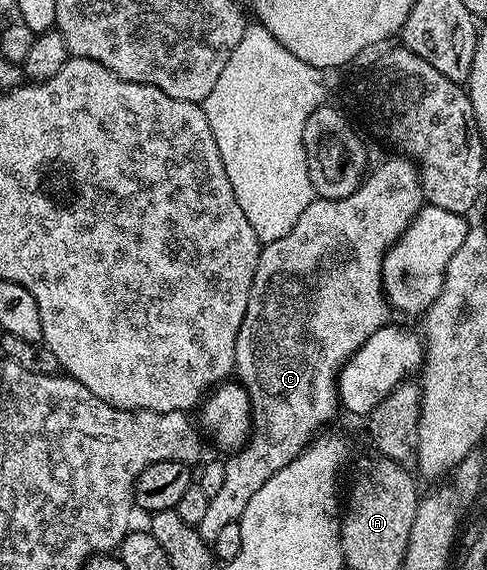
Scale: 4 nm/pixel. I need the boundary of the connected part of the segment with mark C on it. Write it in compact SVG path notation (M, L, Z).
M404 155L392 156L387 158L374 173L372 170L351 195L338 201L315 199L307 207L307 211L303 211L303 215L299 215L295 227L291 227L291 231L287 231L287 235L283 235L283 239L275 239L262 248L259 255L259 267L255 267L255 283L251 283L251 299L247 299L247 315L243 315L243 323L239 327L239 335L235 343L235 363L233 364L236 380L246 389L246 393L250 397L252 429L249 432L248 441L230 456L233 458L228 458L225 461L223 488L207 503L207 512L205 512L203 523L199 526L201 538L207 543L212 543L217 532L223 527L227 527L227 523L240 522L243 511L247 511L247 503L251 503L251 498L255 496L255 491L259 491L259 487L263 487L263 483L267 483L267 479L271 479L271 475L275 475L275 471L283 471L283 467L287 467L287 463L291 463L291 459L299 456L308 447L309 442L328 426L325 424L336 415L337 411L339 412L337 381L345 362L363 347L375 331L390 324L391 306L388 297L385 296L385 284L381 282L385 255L389 248L401 238L401 234L409 226L409 222L416 217L417 212L426 204L425 192L421 186L421 174L417 166Z

